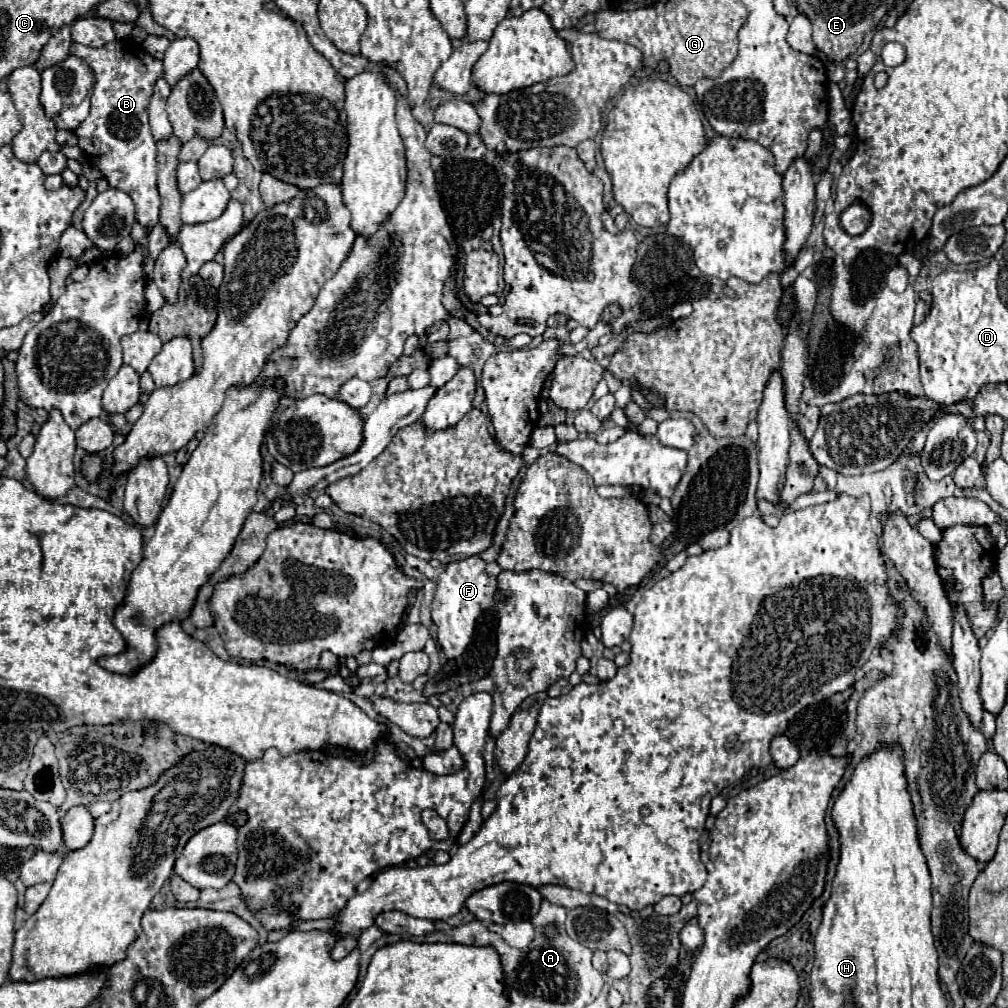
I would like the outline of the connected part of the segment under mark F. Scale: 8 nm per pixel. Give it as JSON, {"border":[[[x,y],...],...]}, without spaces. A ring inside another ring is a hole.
{"border":[[[469,556],[449,562],[437,578],[437,590],[431,604],[431,618],[437,624],[437,640],[447,658],[459,658],[471,642],[477,616],[495,604],[497,580],[485,572],[485,560]]]}

